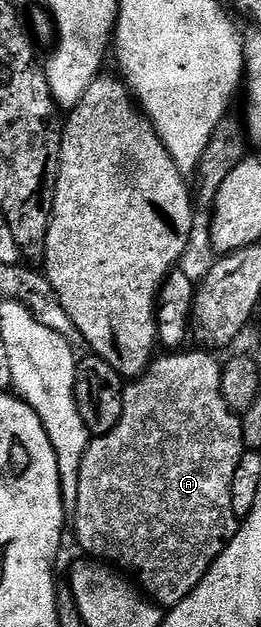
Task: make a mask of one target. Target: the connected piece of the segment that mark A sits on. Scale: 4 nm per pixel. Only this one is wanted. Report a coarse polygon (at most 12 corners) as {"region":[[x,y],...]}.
{"region":[[205,349],[165,353],[85,450],[71,531],[171,609],[239,526]]}

